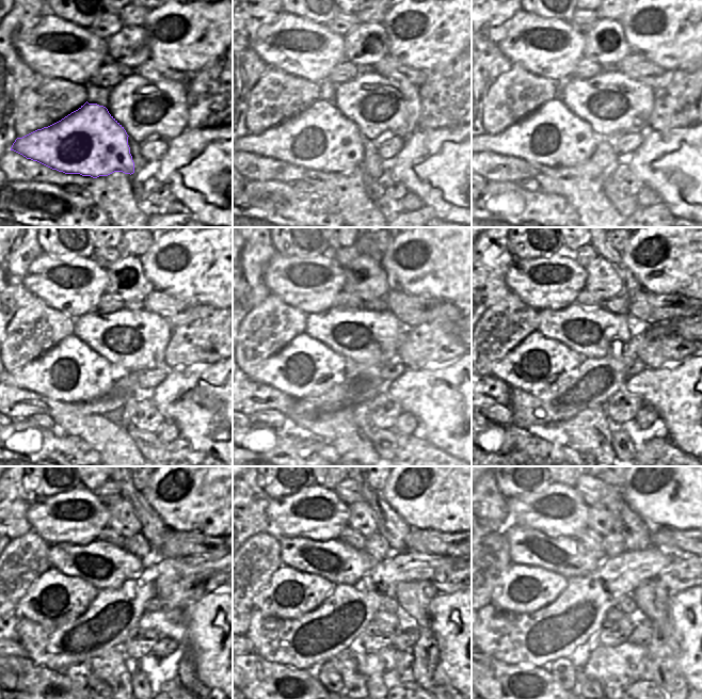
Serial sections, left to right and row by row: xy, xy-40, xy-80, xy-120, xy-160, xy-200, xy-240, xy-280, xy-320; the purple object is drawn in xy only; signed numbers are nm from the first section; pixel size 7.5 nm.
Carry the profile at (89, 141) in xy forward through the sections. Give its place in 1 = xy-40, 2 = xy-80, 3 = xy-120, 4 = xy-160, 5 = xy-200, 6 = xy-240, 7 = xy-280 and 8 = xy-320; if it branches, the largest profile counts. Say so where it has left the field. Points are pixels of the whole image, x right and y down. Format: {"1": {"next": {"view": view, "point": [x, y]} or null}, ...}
{"1": {"next": {"view": "xy-40", "point": [320, 138]}}, "2": {"next": {"view": "xy-80", "point": [553, 136]}}, "3": {"next": {"view": "xy-120", "point": [70, 371]}}, "4": {"next": {"view": "xy-160", "point": [305, 367]}}, "5": {"next": {"view": "xy-200", "point": [537, 363]}}, "6": {"next": {"view": "xy-240", "point": [54, 599]}}, "7": {"next": {"view": "xy-280", "point": [290, 593]}}, "8": {"next": {"view": "xy-320", "point": [524, 589]}}}

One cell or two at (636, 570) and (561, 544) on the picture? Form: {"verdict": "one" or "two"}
{"verdict": "two"}

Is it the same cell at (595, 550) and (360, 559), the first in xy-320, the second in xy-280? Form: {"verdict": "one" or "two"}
{"verdict": "two"}

